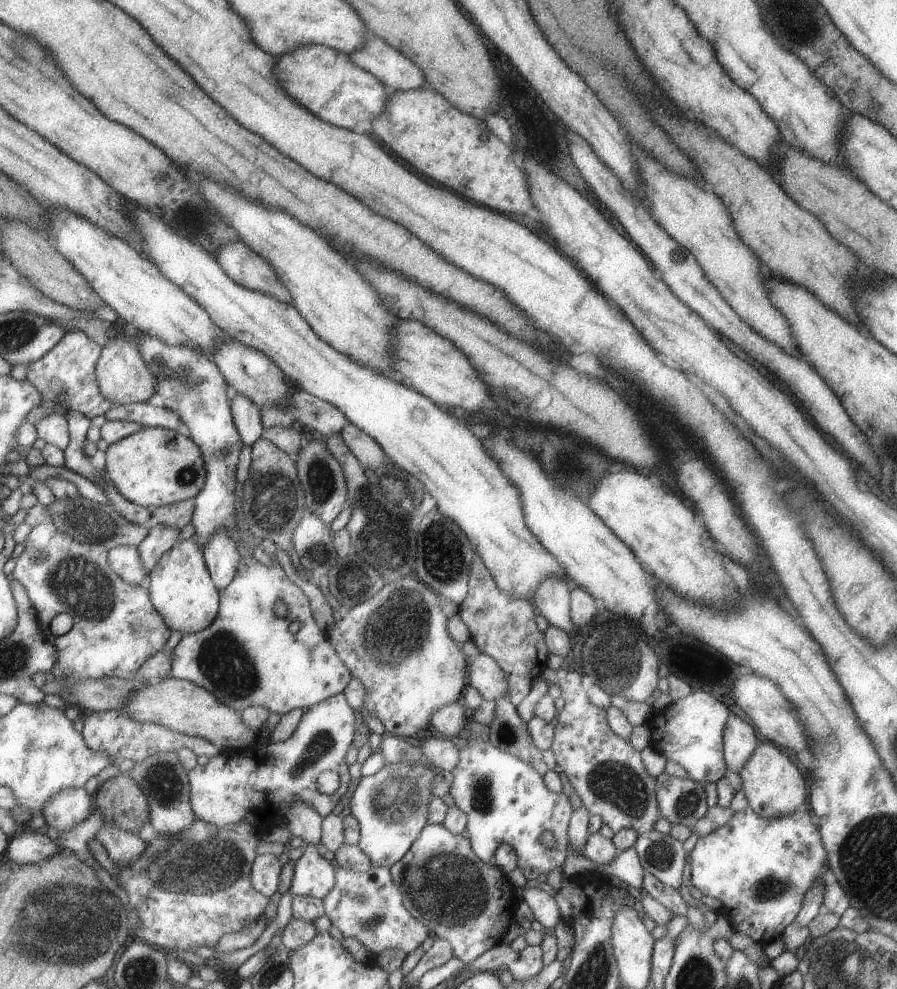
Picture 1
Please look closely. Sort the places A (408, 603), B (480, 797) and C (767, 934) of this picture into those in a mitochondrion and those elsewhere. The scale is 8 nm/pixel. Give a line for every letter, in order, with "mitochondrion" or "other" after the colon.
A: mitochondrion
B: mitochondrion
C: other

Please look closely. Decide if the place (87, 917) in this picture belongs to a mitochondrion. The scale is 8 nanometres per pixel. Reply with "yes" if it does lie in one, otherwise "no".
yes

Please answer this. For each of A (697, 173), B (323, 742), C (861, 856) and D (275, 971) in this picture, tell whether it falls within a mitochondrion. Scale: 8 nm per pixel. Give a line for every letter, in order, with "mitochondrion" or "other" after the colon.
A: other
B: mitochondrion
C: mitochondrion
D: mitochondrion

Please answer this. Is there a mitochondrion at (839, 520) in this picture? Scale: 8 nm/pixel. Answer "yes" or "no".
no

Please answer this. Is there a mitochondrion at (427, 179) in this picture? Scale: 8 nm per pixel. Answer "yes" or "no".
no

